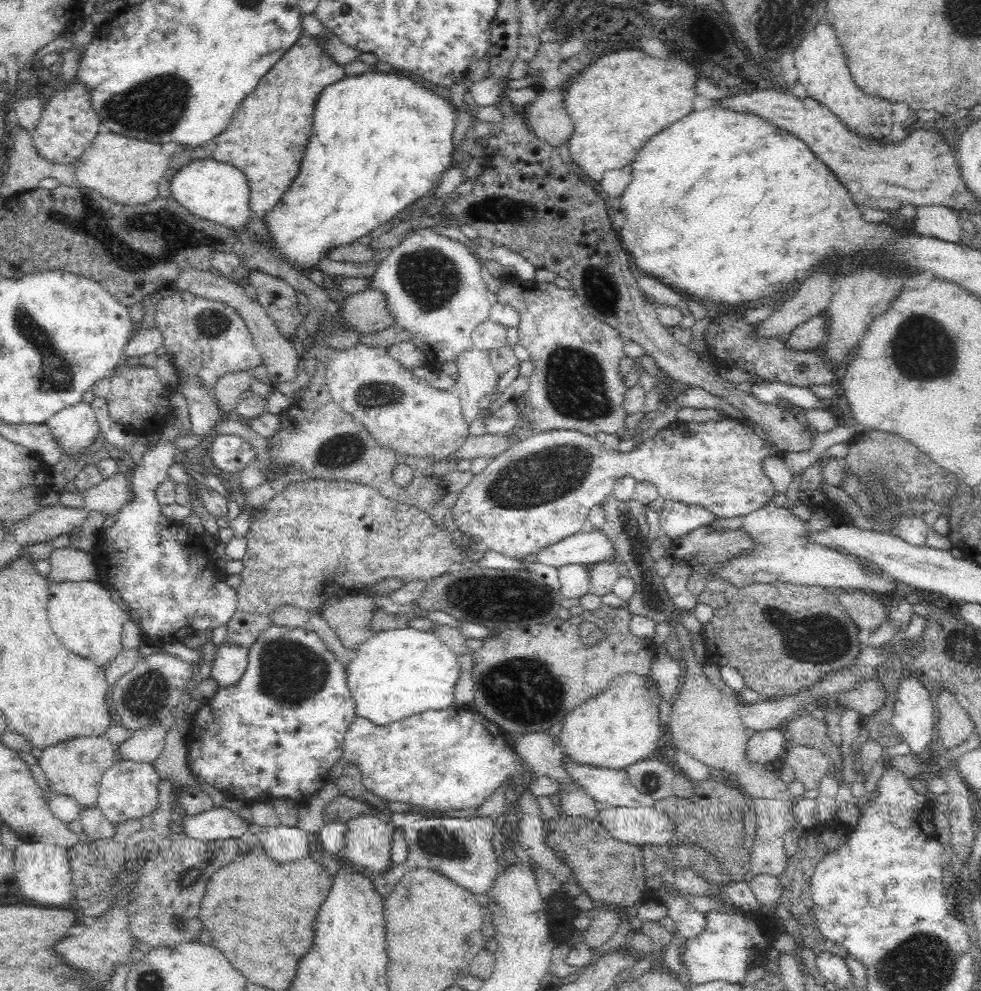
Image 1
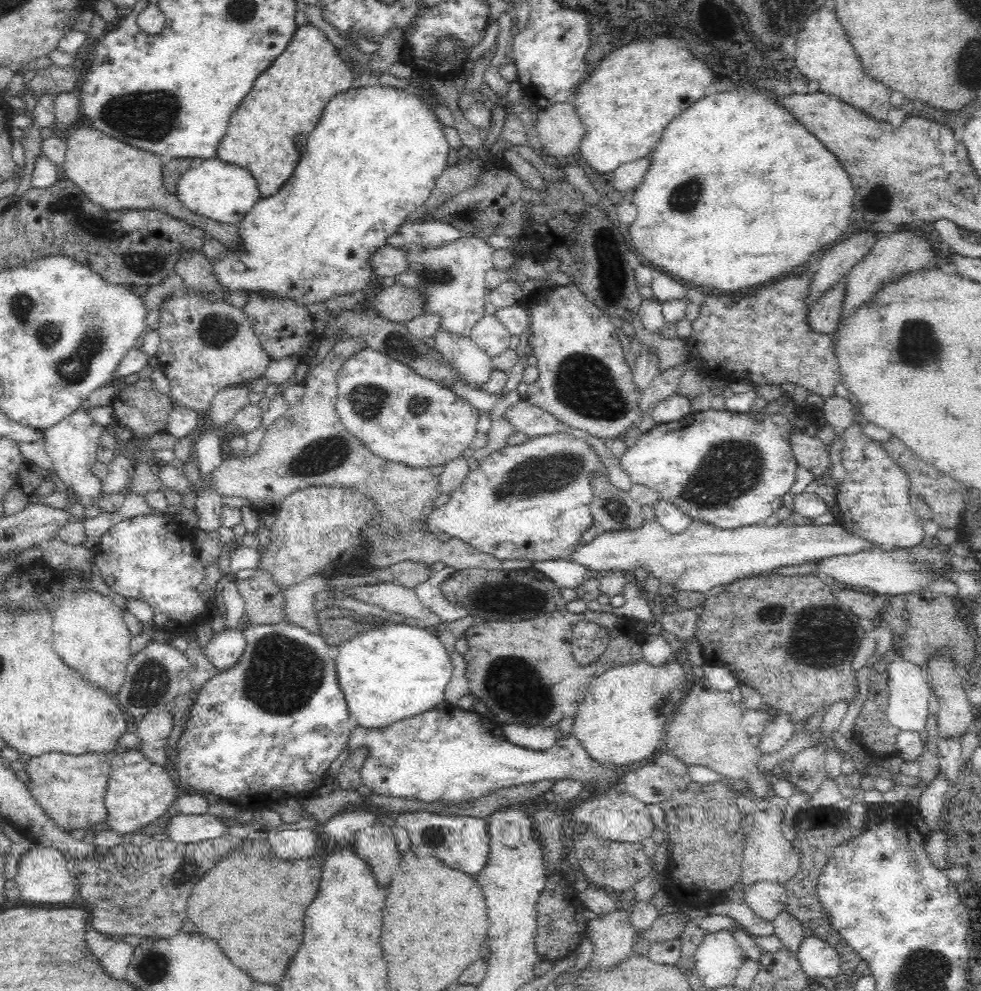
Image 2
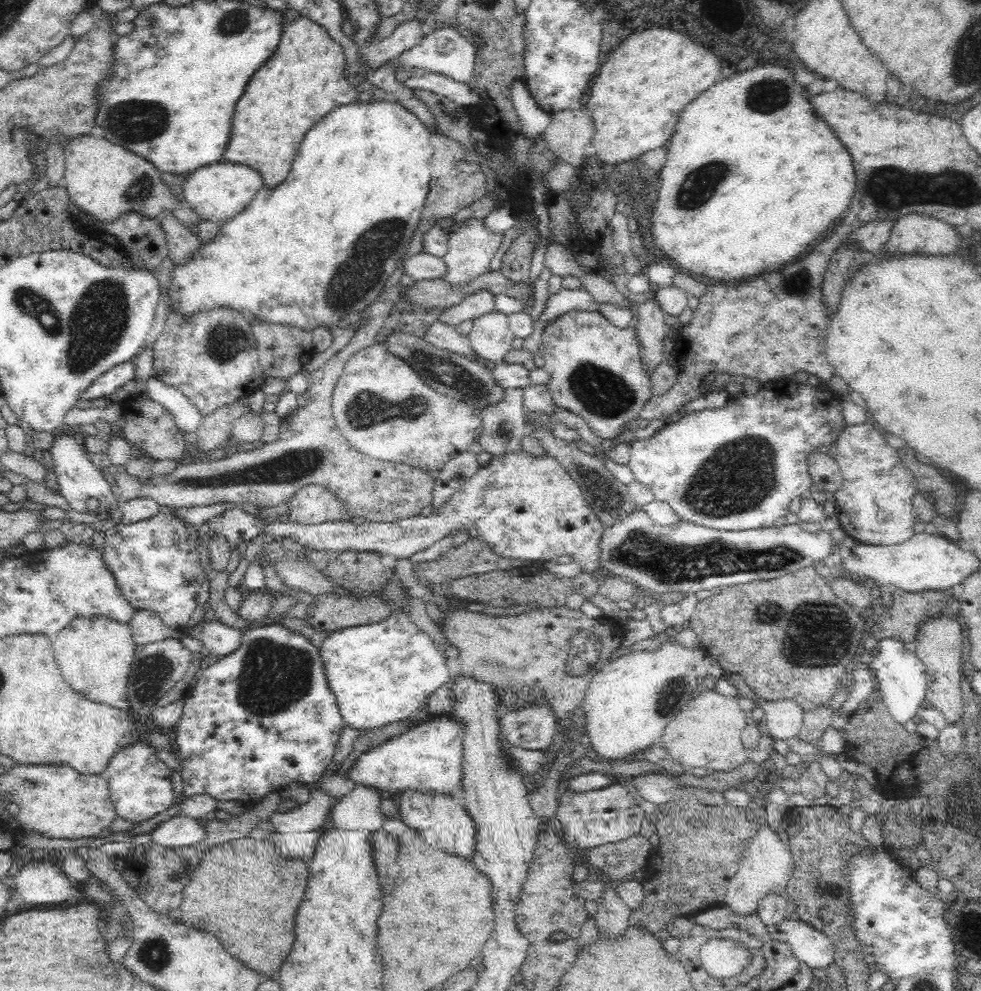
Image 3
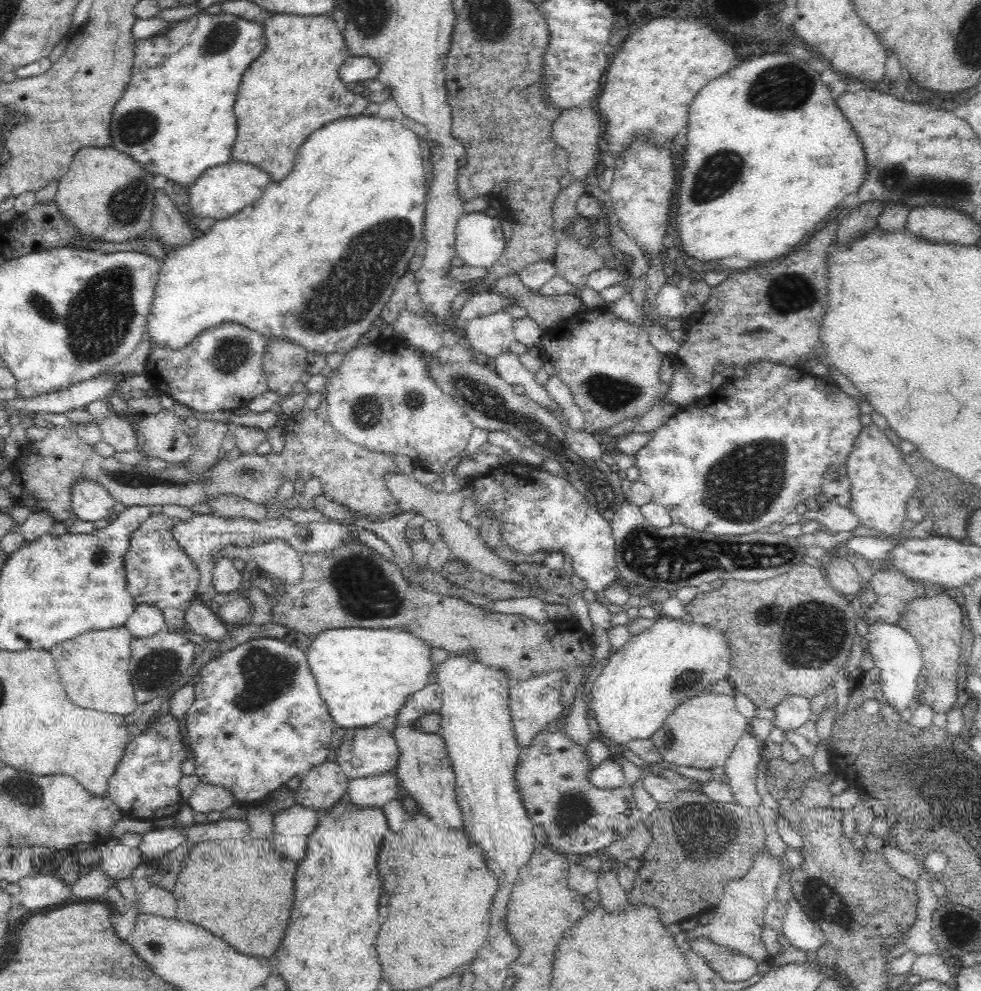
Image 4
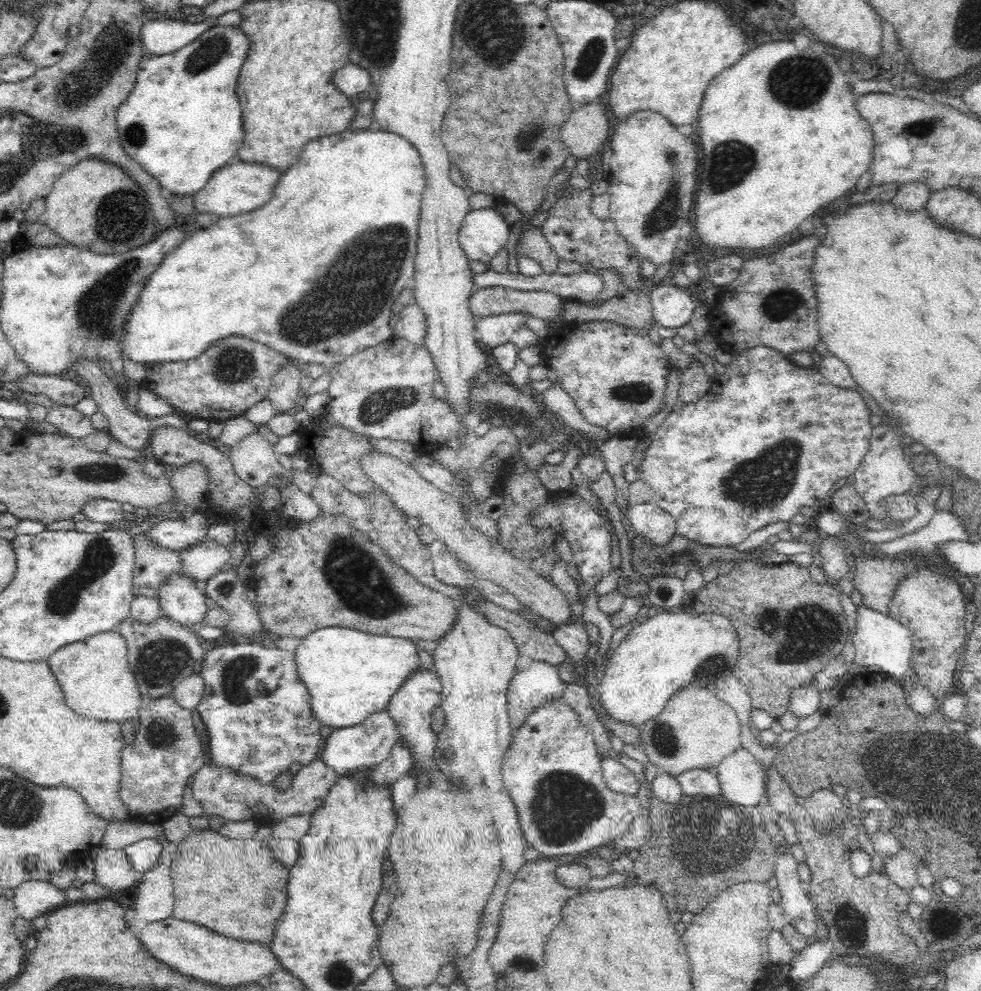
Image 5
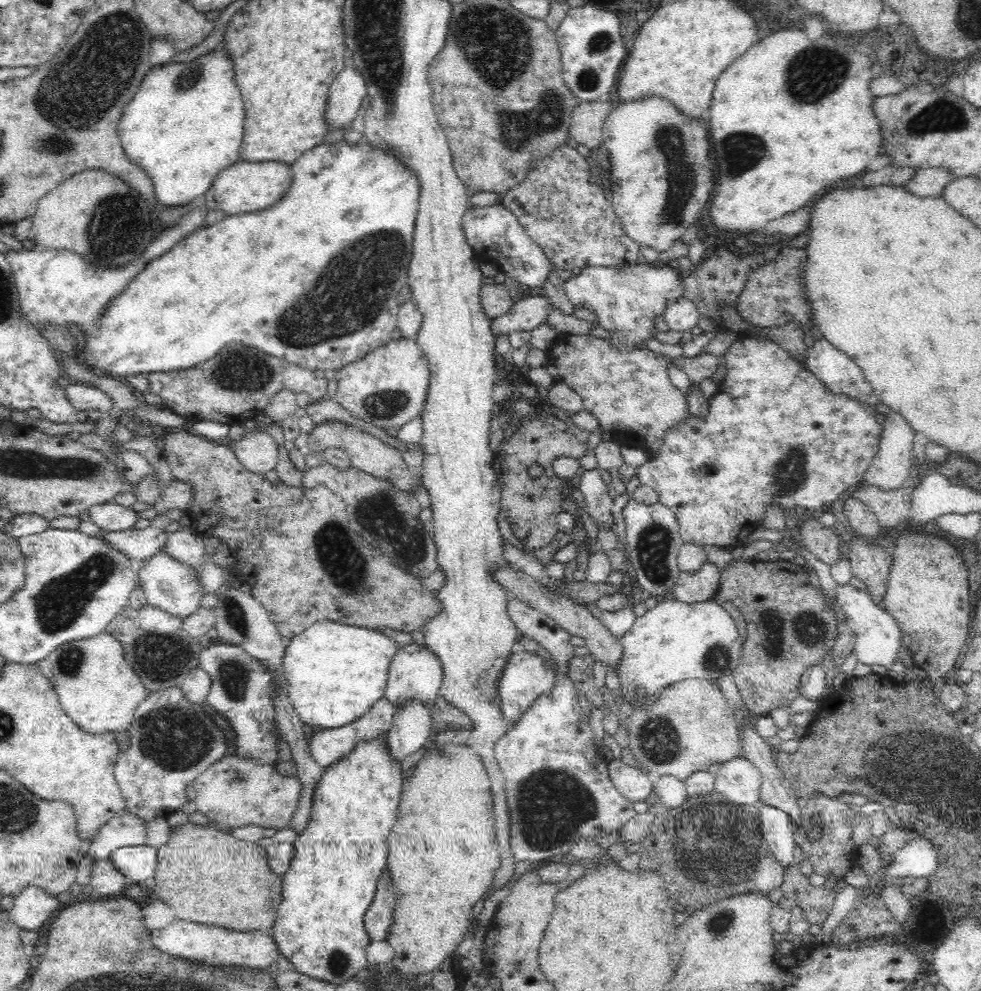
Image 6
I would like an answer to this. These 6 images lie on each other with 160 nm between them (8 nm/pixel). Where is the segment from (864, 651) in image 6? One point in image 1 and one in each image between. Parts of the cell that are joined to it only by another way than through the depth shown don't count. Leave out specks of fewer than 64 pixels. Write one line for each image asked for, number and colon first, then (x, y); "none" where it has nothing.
1: (914, 716)
2: (908, 710)
3: (902, 679)
4: (894, 651)
5: (880, 641)

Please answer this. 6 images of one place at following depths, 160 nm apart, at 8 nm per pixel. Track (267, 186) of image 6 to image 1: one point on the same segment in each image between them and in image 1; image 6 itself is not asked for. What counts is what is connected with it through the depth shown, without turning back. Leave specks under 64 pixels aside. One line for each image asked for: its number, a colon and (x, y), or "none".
1: (212, 190)
2: (223, 192)
3: (216, 192)
4: (220, 191)
5: (237, 187)

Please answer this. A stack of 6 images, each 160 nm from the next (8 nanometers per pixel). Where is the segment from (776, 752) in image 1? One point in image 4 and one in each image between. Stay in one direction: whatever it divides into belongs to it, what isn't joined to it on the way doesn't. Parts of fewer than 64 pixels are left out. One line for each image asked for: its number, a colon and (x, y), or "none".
2: (780, 730)
3: (783, 718)
4: (790, 713)

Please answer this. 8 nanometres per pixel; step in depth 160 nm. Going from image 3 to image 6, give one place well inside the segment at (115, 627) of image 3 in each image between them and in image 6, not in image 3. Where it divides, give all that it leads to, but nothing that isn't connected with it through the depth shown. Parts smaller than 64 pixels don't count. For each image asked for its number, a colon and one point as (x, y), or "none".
4: (94, 667)
5: (93, 673)
6: (98, 690)

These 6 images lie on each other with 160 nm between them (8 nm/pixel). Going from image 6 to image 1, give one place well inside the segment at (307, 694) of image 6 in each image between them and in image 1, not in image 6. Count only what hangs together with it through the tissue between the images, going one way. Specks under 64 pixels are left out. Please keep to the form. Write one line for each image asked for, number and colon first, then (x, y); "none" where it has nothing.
1: (398, 673)
2: (397, 671)
3: (385, 671)
4: (365, 675)
5: (350, 674)

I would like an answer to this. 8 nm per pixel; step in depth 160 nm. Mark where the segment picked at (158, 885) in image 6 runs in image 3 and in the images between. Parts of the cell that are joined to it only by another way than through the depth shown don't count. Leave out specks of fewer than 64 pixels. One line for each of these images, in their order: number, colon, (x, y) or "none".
3: (251, 875)
4: (238, 867)
5: (222, 884)

